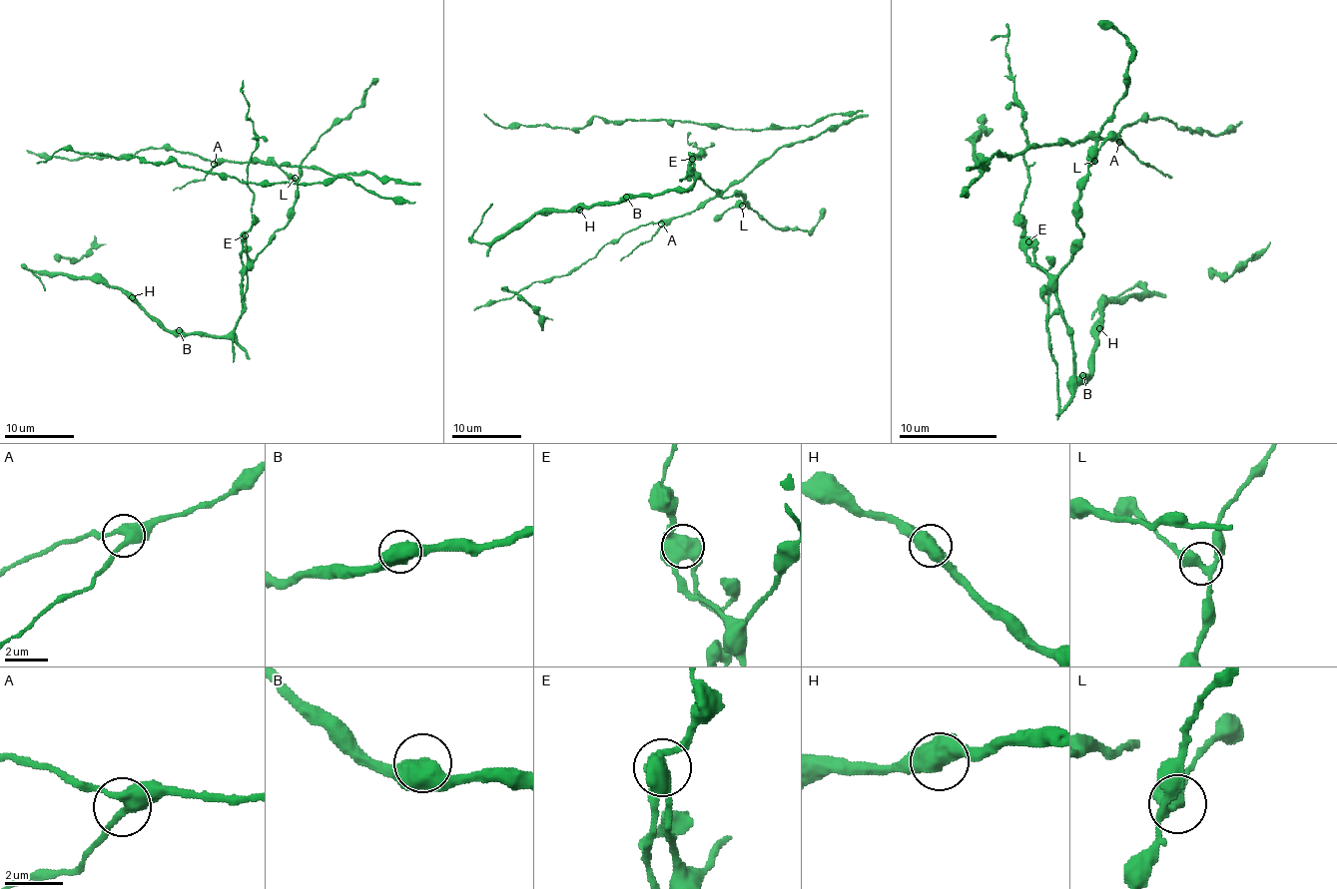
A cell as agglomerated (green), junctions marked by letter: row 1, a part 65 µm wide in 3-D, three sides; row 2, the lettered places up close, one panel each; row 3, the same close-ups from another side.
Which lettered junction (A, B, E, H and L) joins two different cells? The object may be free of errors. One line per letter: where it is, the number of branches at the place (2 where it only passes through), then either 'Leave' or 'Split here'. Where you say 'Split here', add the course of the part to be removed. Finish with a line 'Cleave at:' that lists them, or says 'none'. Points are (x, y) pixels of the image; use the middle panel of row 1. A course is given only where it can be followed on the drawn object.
A: Place: (661, 223). Branches: 3. Leave
B: Place: (626, 197). Branches: 2. Leave
E: Place: (692, 159). Branches: 3. Split here. Course of the part to remove: (691, 159), (698, 152), (700, 159), (695, 157), (703, 154), (695, 145), (689, 145), (688, 136), (691, 133)
H: Place: (579, 210). Branches: 2. Leave
L: Place: (742, 206). Branches: 3. Leave
Cleave at: E

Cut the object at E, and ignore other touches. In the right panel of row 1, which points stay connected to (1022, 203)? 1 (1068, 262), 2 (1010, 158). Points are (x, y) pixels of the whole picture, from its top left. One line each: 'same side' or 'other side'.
1: other side
2: other side

